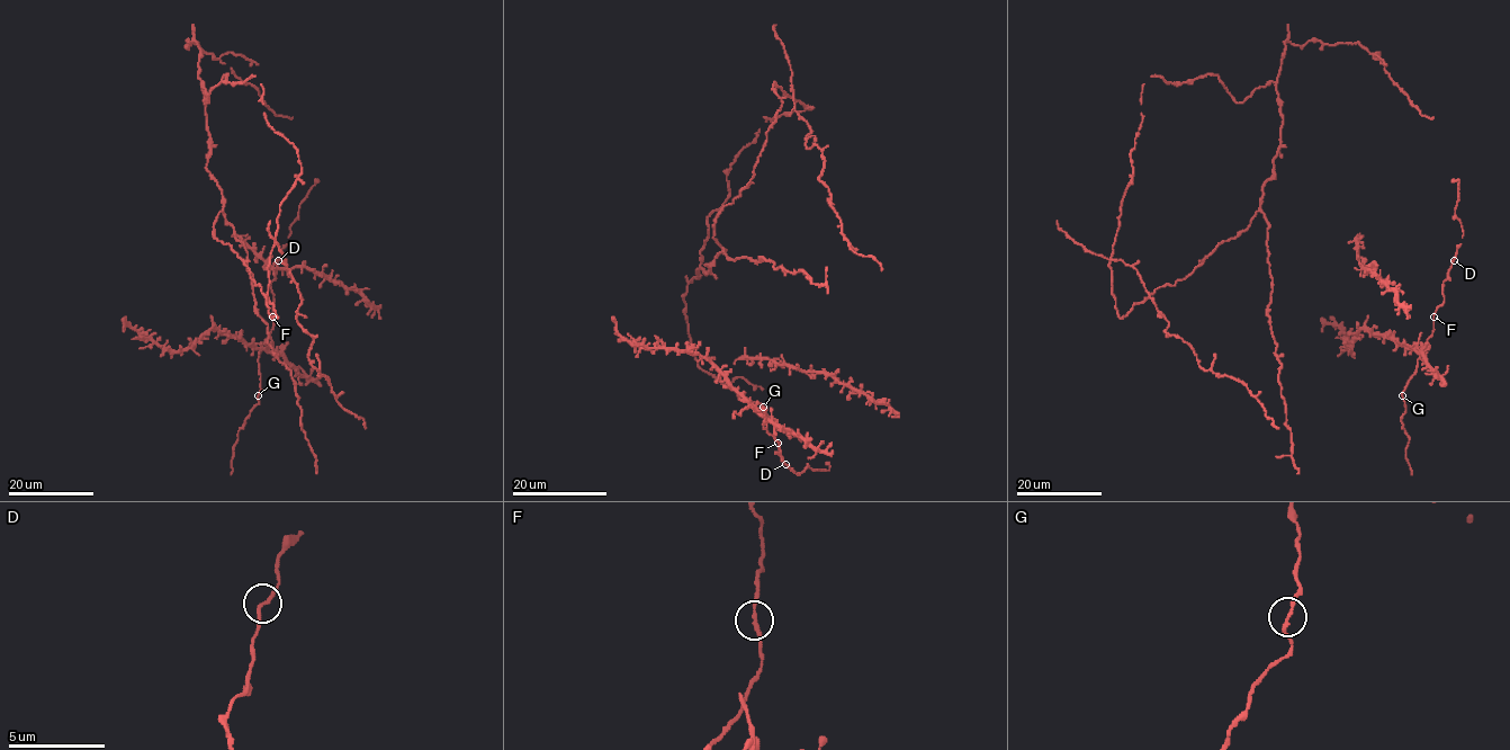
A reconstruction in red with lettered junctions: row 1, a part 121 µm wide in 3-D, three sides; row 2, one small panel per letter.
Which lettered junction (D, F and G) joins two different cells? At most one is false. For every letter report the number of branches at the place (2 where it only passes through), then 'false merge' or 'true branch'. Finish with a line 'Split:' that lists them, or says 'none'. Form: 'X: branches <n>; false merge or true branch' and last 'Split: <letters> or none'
D: branches 2; true branch
F: branches 2; true branch
G: branches 2; true branch
Split: none

